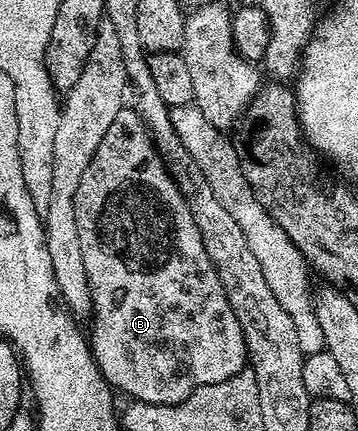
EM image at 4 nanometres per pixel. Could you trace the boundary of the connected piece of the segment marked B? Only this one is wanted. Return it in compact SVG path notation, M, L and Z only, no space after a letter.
M126 107L115 115L115 123L107 127L107 135L103 135L103 143L95 151L91 163L87 163L87 171L79 179L79 191L75 191L75 227L79 229L79 247L83 250L83 267L87 267L87 279L91 287L93 300L93 337L91 333L91 348L97 366L105 376L106 381L114 390L126 393L133 401L147 404L175 405L186 400L196 388L203 384L215 384L228 377L235 376L247 365L247 342L241 329L239 319L231 307L225 294L223 283L203 247L203 239L199 235L199 227L195 227L195 219L189 210L189 204L181 196L169 170L165 167L153 138L148 129L141 124L141 117L136 109Z

